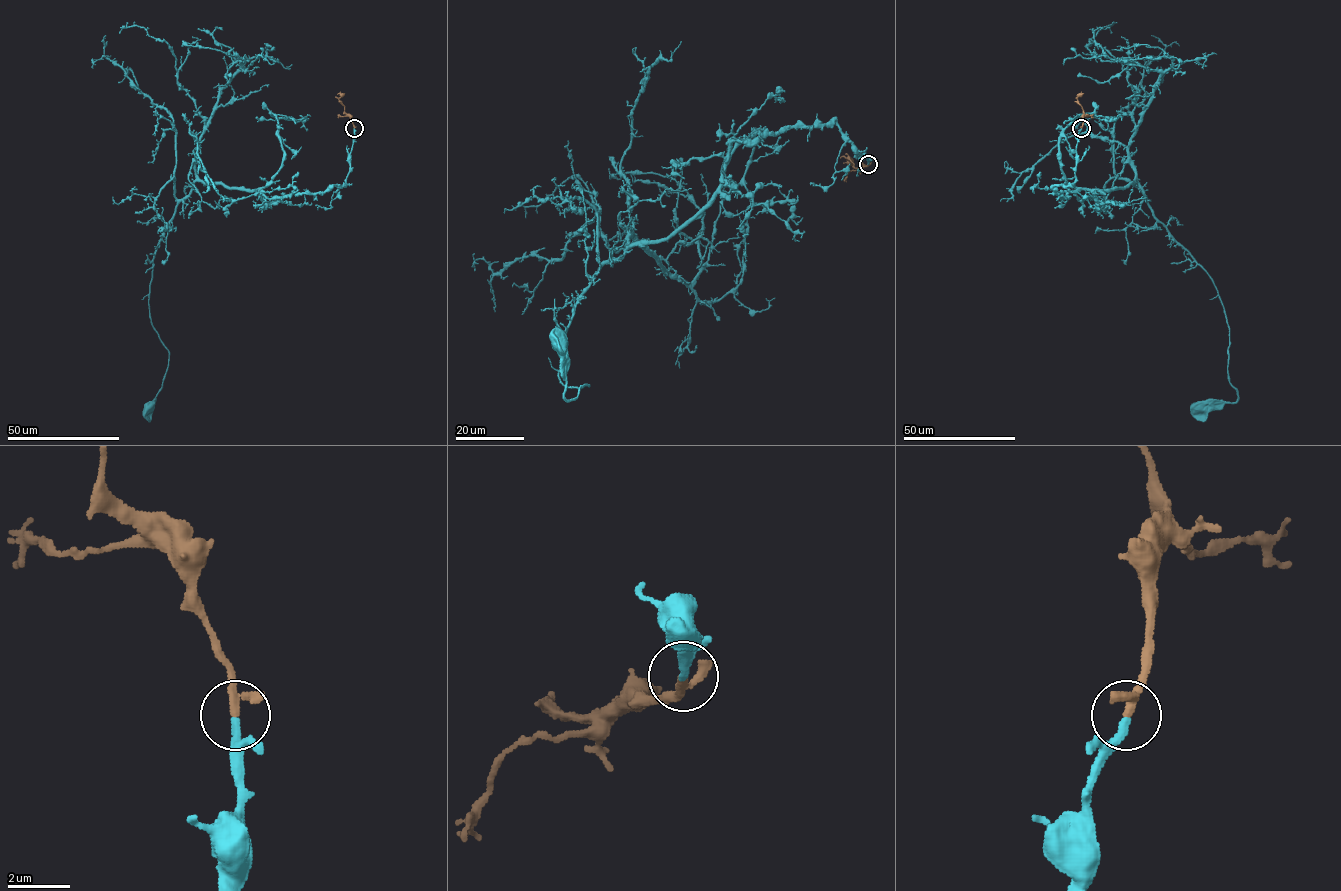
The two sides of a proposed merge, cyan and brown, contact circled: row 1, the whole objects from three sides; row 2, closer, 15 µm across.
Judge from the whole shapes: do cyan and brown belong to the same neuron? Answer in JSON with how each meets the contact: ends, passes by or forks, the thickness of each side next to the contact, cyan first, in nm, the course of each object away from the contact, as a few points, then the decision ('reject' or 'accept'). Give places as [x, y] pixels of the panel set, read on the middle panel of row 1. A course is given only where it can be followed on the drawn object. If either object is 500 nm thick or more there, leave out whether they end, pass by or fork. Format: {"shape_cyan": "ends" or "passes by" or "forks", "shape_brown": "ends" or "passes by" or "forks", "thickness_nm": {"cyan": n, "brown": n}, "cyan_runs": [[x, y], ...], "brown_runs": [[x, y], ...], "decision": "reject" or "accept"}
{"shape_cyan": "ends", "shape_brown": "passes by", "thickness_nm": {"cyan": 280, "brown": 220}, "cyan_runs": [[868, 164], [835, 123], [733, 141], [721, 188], [581, 295], [558, 378], [589, 385], [568, 400], [563, 339]], "brown_runs": [[868, 164], [855, 168], [845, 158], [853, 167]], "decision": "accept"}

